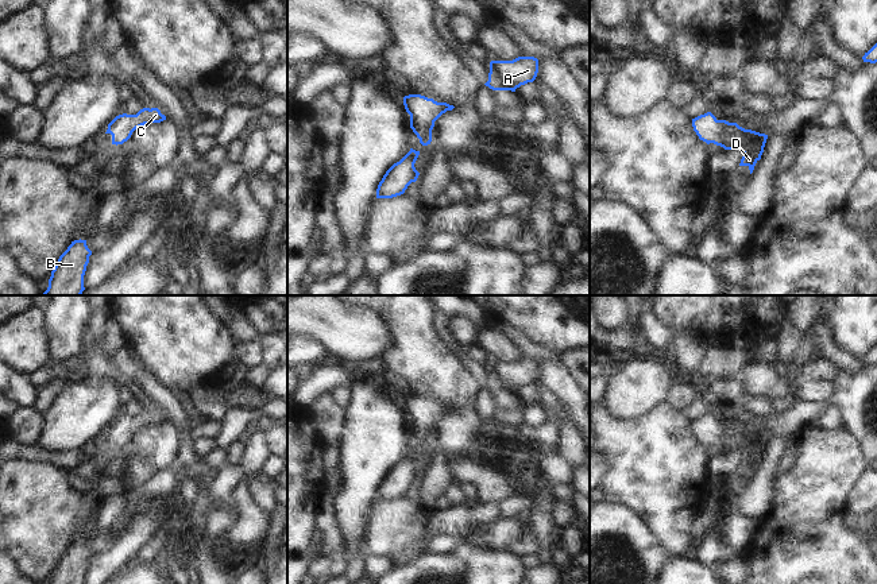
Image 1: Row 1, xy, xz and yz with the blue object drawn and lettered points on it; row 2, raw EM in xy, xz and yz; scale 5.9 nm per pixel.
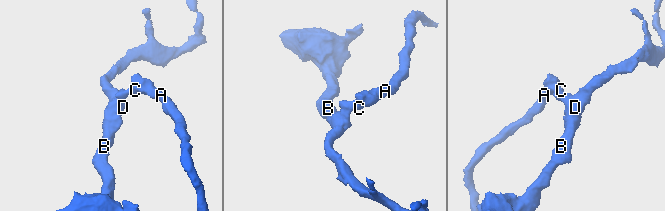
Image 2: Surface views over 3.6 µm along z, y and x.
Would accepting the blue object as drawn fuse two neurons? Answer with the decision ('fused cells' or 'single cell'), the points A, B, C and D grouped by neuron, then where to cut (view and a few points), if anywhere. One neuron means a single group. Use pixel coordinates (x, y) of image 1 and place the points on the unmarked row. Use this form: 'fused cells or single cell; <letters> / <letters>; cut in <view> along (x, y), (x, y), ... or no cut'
single cell; A B C D; no cut

